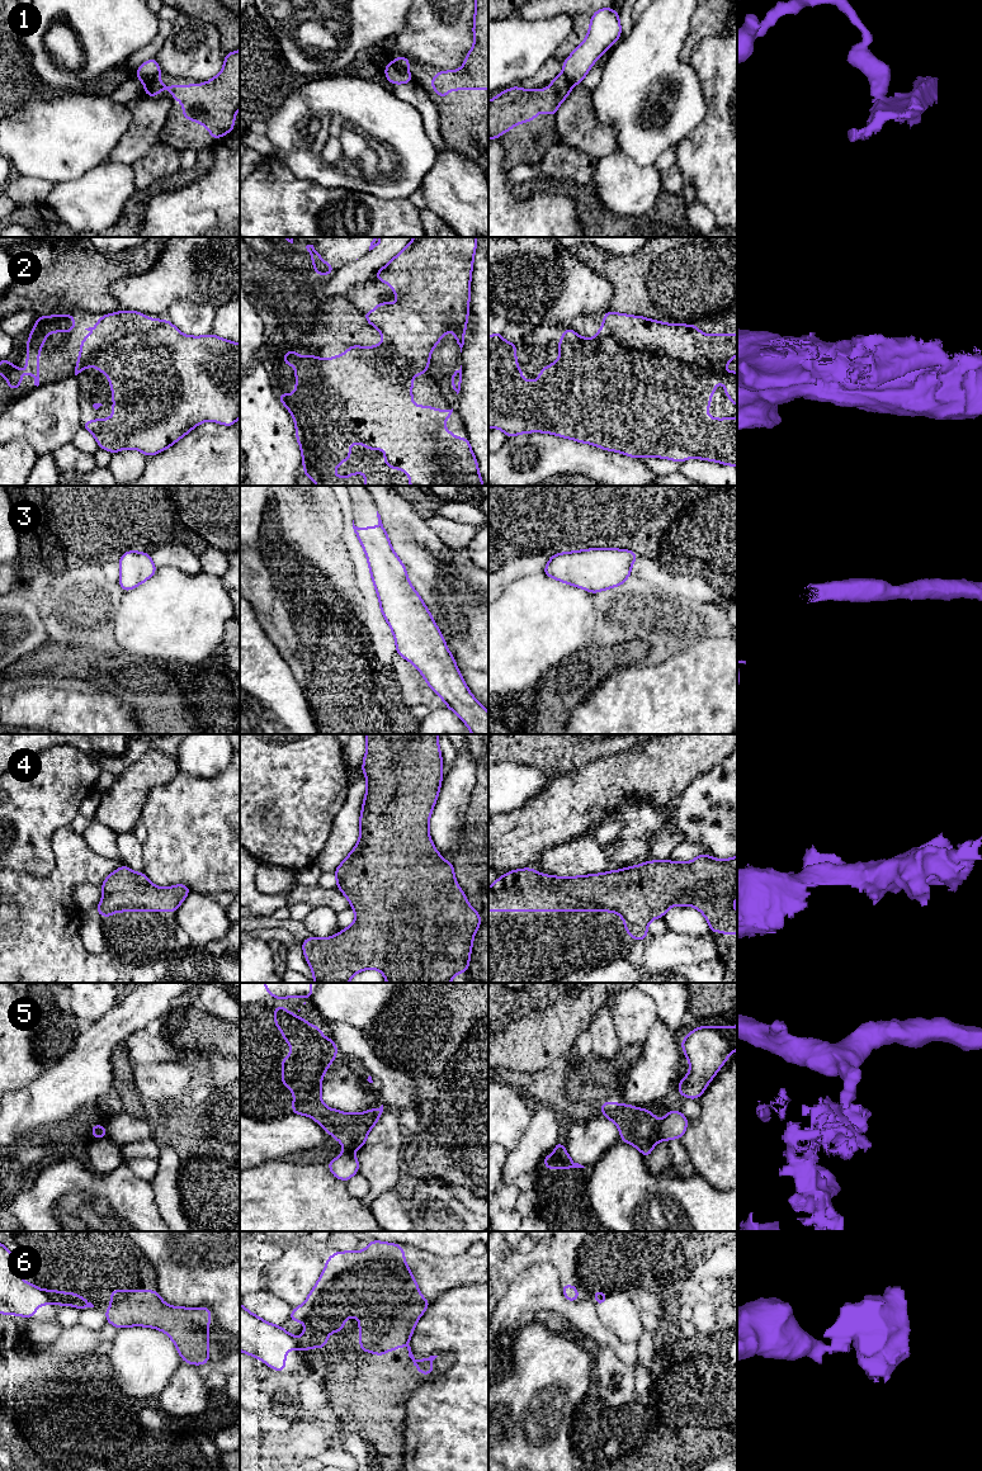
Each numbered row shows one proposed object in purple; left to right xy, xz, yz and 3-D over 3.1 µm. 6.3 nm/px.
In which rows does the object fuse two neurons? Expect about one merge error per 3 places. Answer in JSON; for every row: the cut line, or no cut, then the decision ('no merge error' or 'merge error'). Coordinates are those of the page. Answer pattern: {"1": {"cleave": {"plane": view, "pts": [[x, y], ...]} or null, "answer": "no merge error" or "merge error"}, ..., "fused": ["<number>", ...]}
{"1": {"cleave": {"plane": "xy", "pts": [[159, 74], [145, 85]]}, "answer": "merge error"}, "2": {"cleave": {"plane": "yz", "pts": [[598, 331], [636, 351], [720, 373]]}, "answer": "merge error"}, "3": {"cleave": null, "answer": "no merge error"}, "4": {"cleave": null, "answer": "no merge error"}, "5": {"cleave": {"plane": "yz", "pts": [[662, 1122], [661, 1139]]}, "answer": "merge error"}, "6": {"cleave": {"plane": "xy", "pts": [[42, 1291], [53, 1301]]}, "answer": "merge error"}, "fused": ["1", "2", "5", "6"]}

